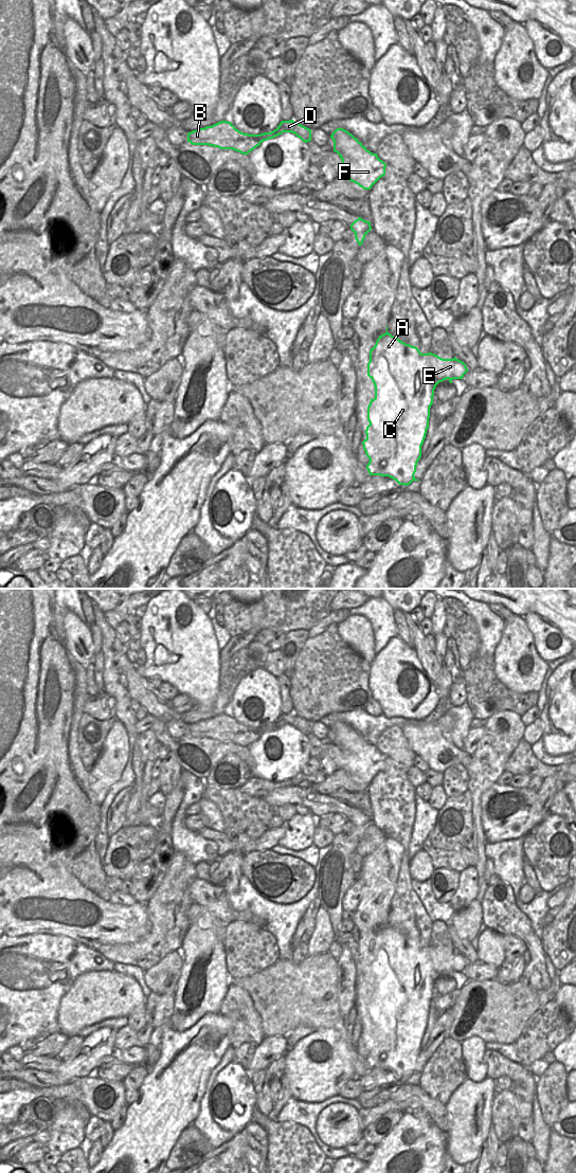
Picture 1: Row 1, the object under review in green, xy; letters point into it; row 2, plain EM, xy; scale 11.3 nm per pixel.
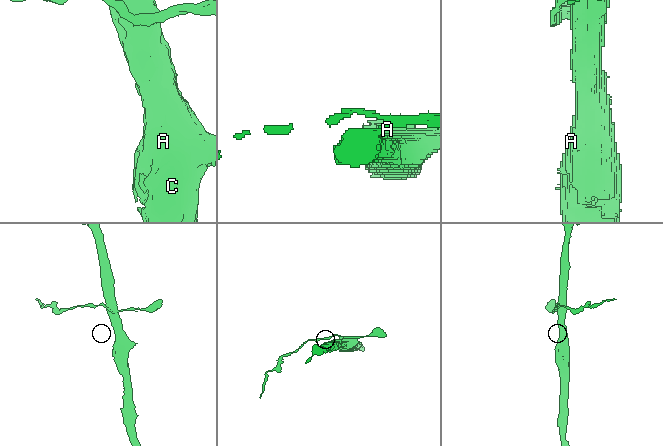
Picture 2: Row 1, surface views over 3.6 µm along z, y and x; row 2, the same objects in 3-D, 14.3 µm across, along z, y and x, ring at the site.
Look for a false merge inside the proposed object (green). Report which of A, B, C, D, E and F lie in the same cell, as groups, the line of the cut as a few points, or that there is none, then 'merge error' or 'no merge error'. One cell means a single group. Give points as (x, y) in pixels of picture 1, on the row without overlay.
A C E F / B D; cut in xy along (384, 762), (384, 765); merge error

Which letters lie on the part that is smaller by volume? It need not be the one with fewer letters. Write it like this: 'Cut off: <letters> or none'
Cut off: B, D

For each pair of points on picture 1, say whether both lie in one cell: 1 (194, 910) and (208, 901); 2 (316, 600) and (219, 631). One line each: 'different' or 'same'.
1: different
2: different

